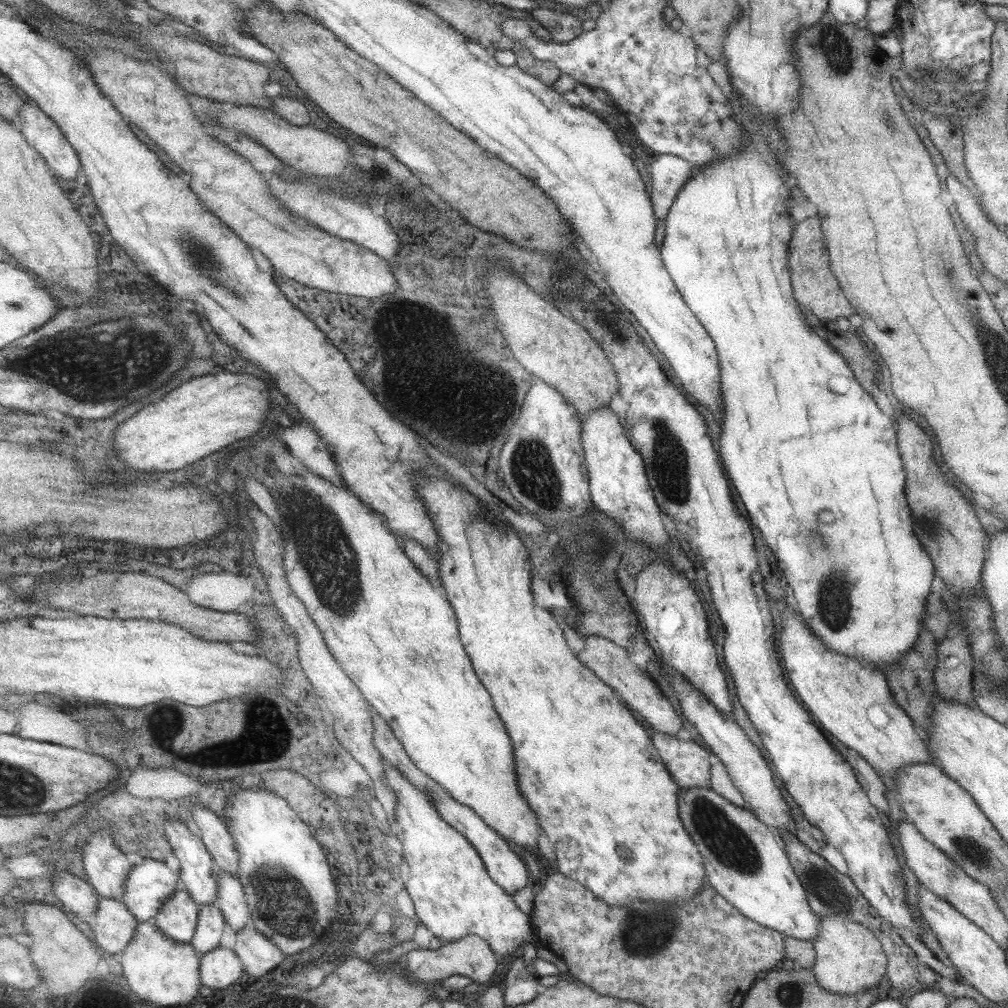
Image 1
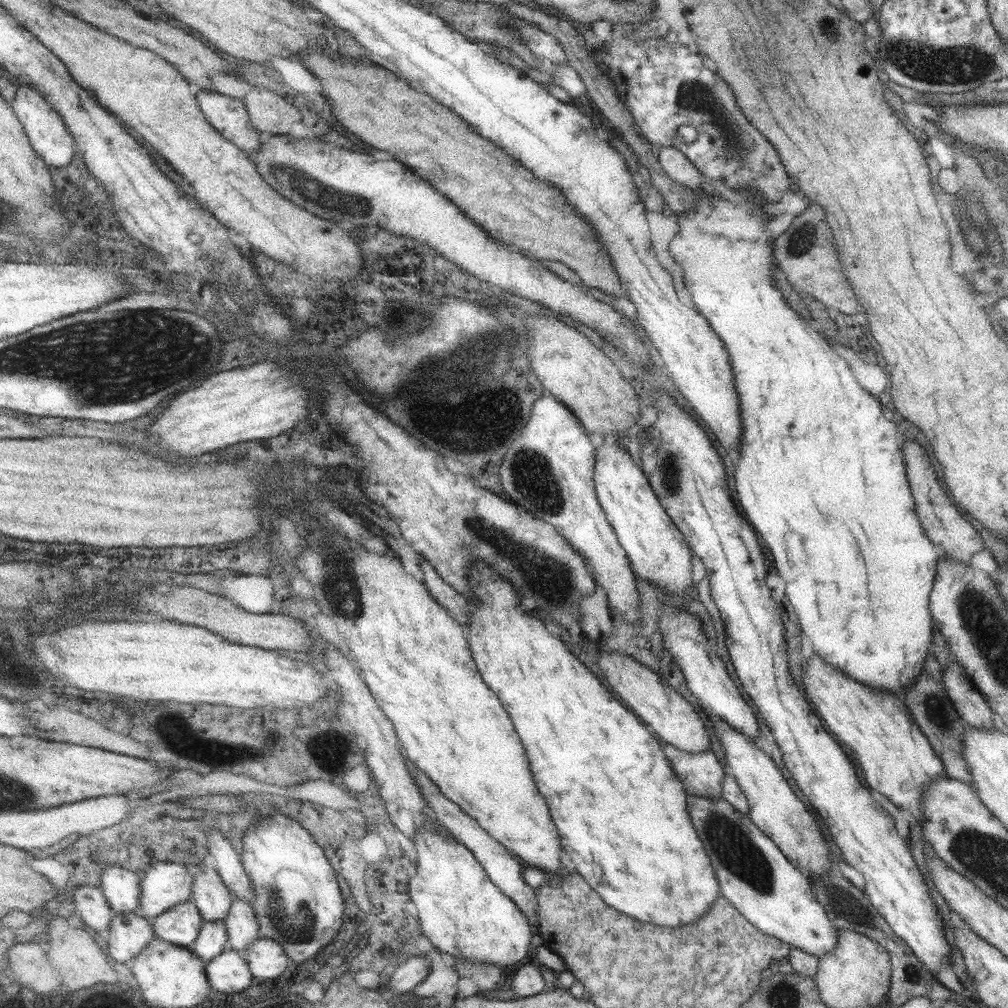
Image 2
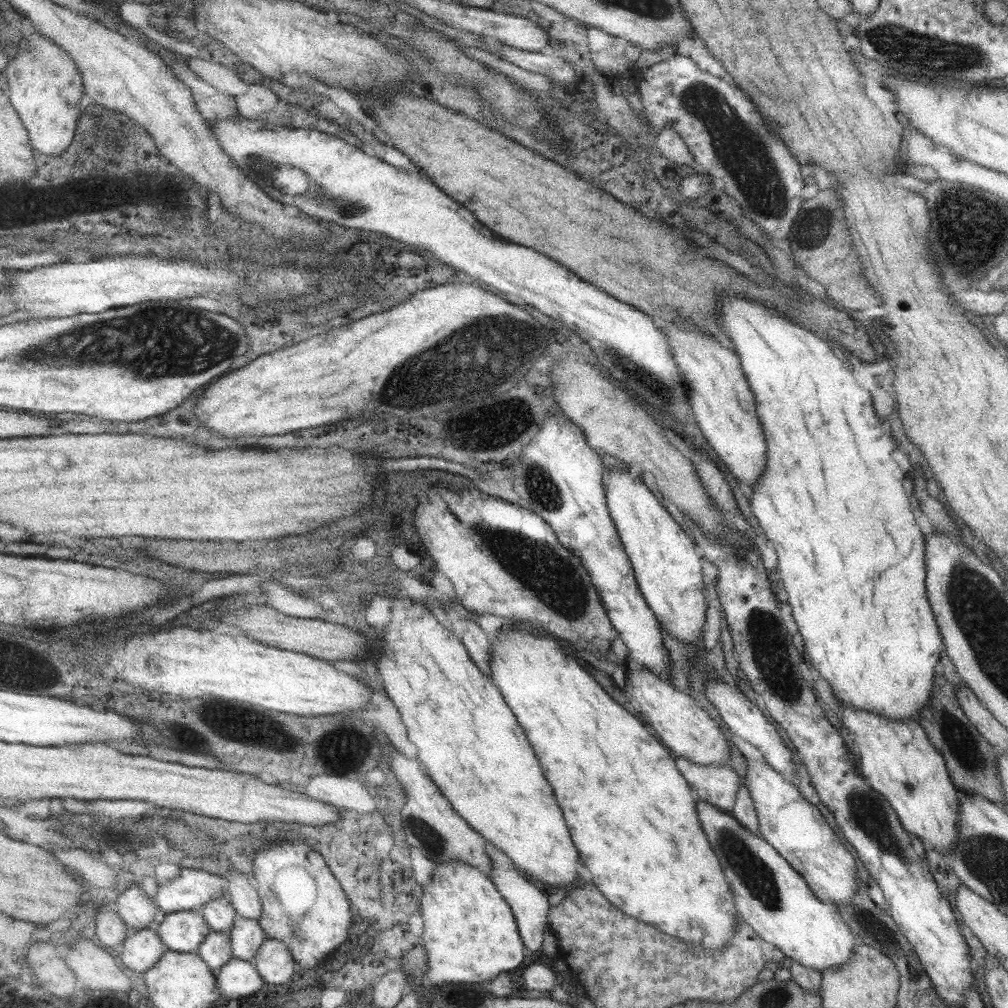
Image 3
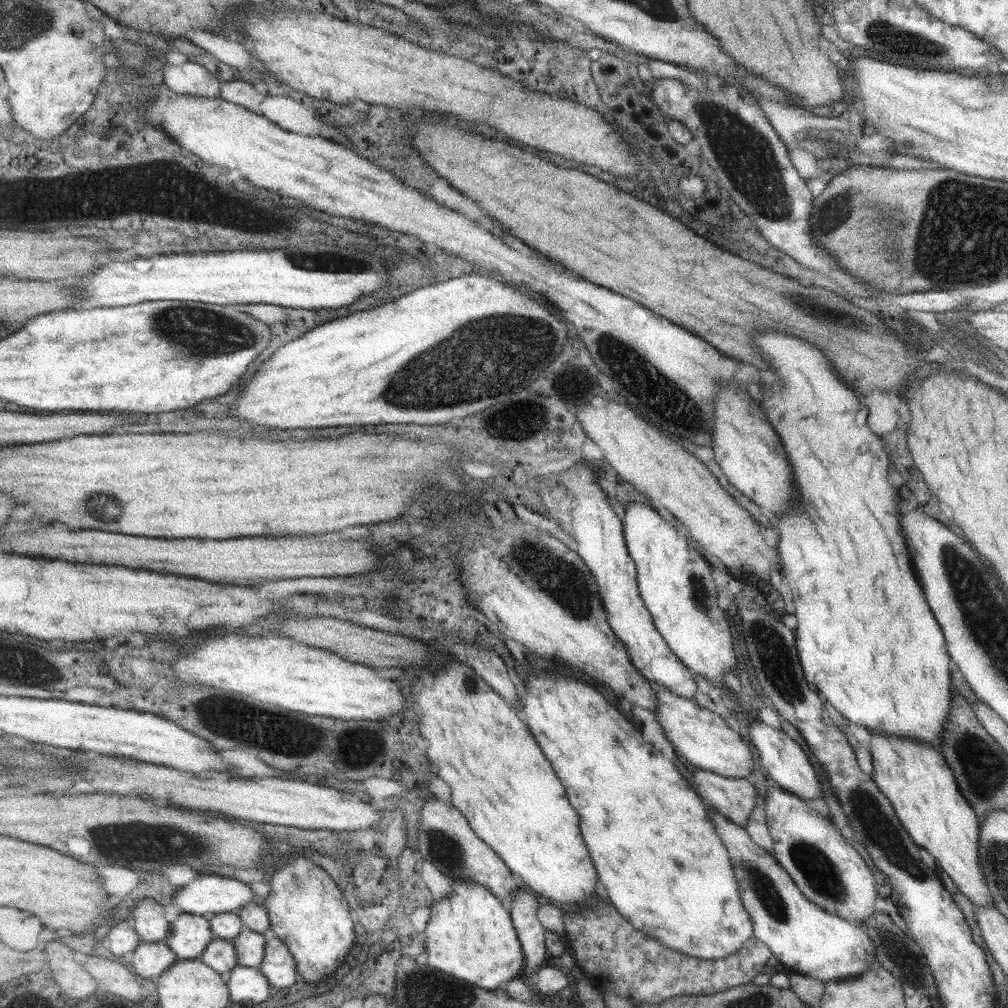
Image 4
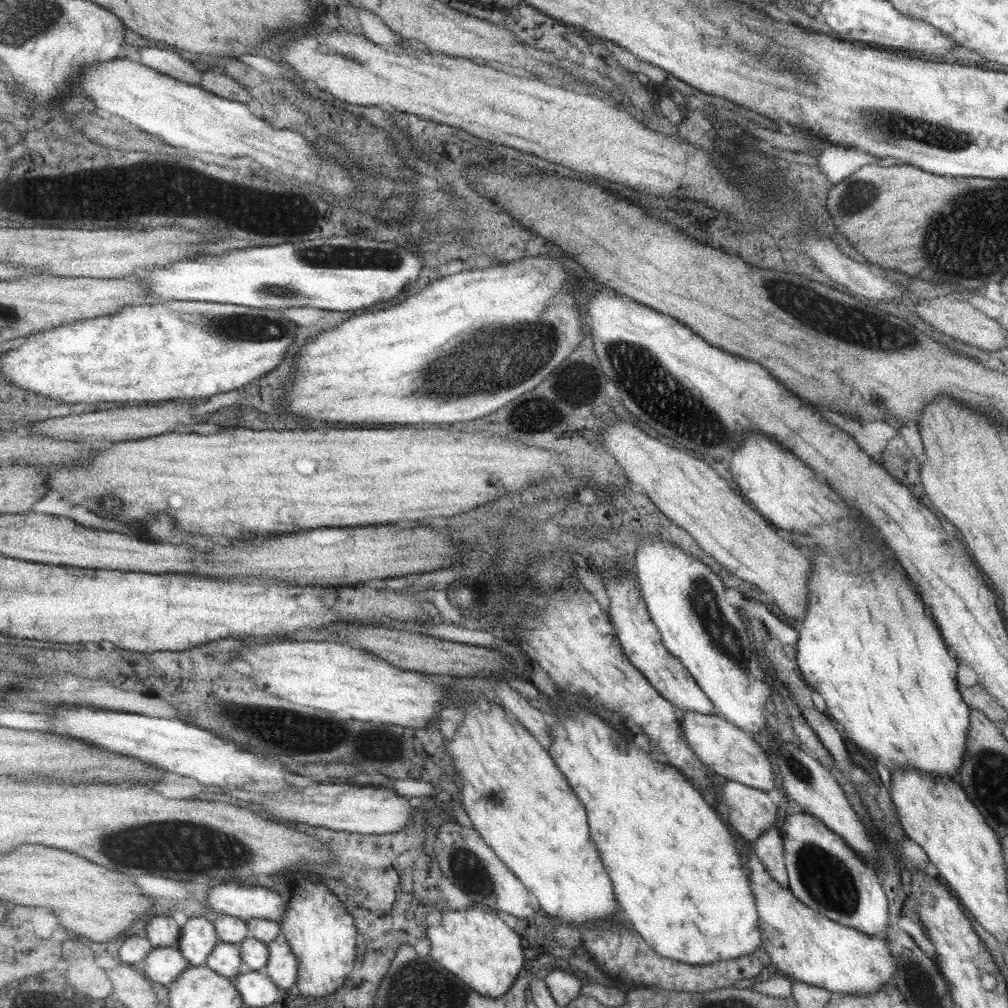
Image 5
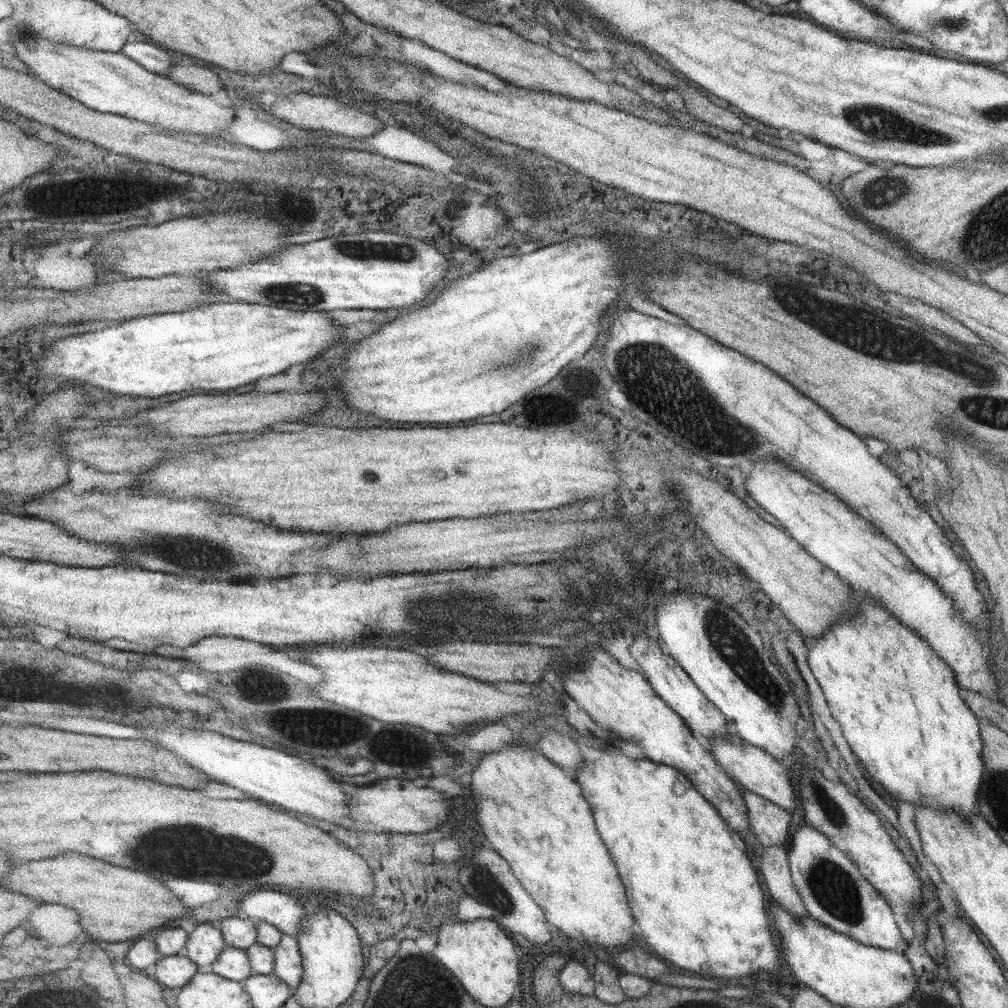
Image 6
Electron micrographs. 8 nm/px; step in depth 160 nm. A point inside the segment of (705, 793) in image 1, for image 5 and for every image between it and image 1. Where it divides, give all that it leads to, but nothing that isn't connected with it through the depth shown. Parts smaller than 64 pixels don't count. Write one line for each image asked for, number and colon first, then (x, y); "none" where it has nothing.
2: (754, 876)
3: (771, 897)
4: (808, 941)
5: (802, 944)

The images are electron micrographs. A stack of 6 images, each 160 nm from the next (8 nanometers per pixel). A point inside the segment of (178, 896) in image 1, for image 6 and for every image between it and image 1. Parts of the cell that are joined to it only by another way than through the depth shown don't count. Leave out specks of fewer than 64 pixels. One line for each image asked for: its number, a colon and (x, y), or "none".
2: (181, 925)
3: (185, 931)
4: (191, 934)
5: (199, 937)
6: (206, 943)

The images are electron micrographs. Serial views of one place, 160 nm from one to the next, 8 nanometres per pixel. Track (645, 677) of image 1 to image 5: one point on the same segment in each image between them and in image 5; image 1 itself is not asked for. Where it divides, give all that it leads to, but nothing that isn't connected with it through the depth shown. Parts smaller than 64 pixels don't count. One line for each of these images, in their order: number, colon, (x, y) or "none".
2: (643, 691)
3: (684, 727)
4: (700, 736)
5: (732, 753)

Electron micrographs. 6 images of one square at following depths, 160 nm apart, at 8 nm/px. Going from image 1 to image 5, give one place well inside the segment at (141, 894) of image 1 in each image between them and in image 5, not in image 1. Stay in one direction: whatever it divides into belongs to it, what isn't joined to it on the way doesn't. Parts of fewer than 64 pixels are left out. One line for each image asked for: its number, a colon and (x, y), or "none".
2: (165, 885)
3: (192, 889)
4: (209, 894)
5: (245, 901)

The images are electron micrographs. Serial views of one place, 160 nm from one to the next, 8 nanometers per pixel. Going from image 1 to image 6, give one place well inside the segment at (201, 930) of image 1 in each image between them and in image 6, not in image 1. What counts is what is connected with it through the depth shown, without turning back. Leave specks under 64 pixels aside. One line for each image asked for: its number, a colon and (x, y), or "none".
2: (214, 940)
3: (217, 950)
4: (221, 954)
5: (227, 959)
6: (234, 963)

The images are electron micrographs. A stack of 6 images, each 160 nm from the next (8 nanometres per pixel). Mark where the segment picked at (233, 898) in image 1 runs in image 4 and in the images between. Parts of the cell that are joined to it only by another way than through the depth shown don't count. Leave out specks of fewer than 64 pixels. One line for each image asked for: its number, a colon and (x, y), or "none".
2: (244, 928)
3: (248, 936)
4: (251, 946)

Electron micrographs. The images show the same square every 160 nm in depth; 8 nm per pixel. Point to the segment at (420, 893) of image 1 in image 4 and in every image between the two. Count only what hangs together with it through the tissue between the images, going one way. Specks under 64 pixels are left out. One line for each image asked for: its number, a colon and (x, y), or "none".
2: (462, 913)
3: (470, 935)
4: (470, 936)

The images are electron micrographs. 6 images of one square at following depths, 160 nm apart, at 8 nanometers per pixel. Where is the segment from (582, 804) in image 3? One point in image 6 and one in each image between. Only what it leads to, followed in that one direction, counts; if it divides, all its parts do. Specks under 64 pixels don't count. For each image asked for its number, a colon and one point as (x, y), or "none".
4: (655, 850)
5: (675, 872)
6: (696, 897)

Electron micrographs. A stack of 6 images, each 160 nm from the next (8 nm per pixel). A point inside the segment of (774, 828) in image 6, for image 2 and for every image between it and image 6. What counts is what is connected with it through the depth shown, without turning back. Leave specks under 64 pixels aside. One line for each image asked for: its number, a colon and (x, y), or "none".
2: (700, 774)
3: (717, 785)
4: (734, 798)
5: (750, 811)

